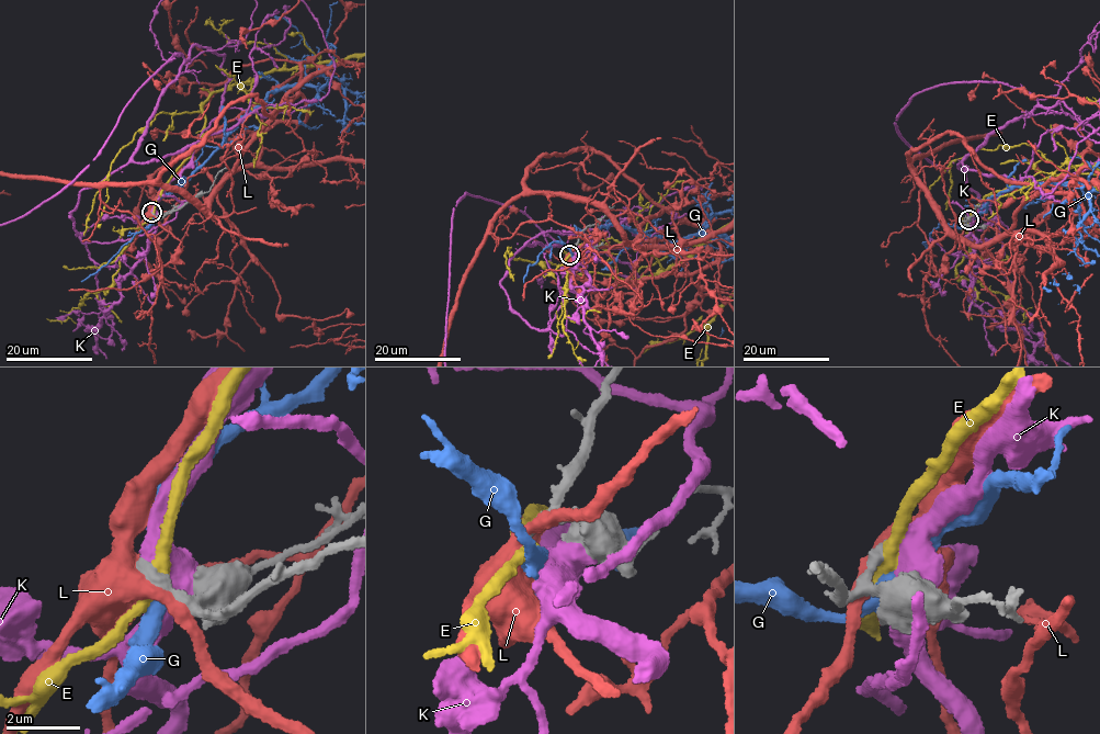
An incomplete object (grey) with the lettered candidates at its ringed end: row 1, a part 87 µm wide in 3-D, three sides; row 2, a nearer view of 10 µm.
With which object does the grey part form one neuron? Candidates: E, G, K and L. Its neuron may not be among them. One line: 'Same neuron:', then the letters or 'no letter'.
Same neuron: no letter

